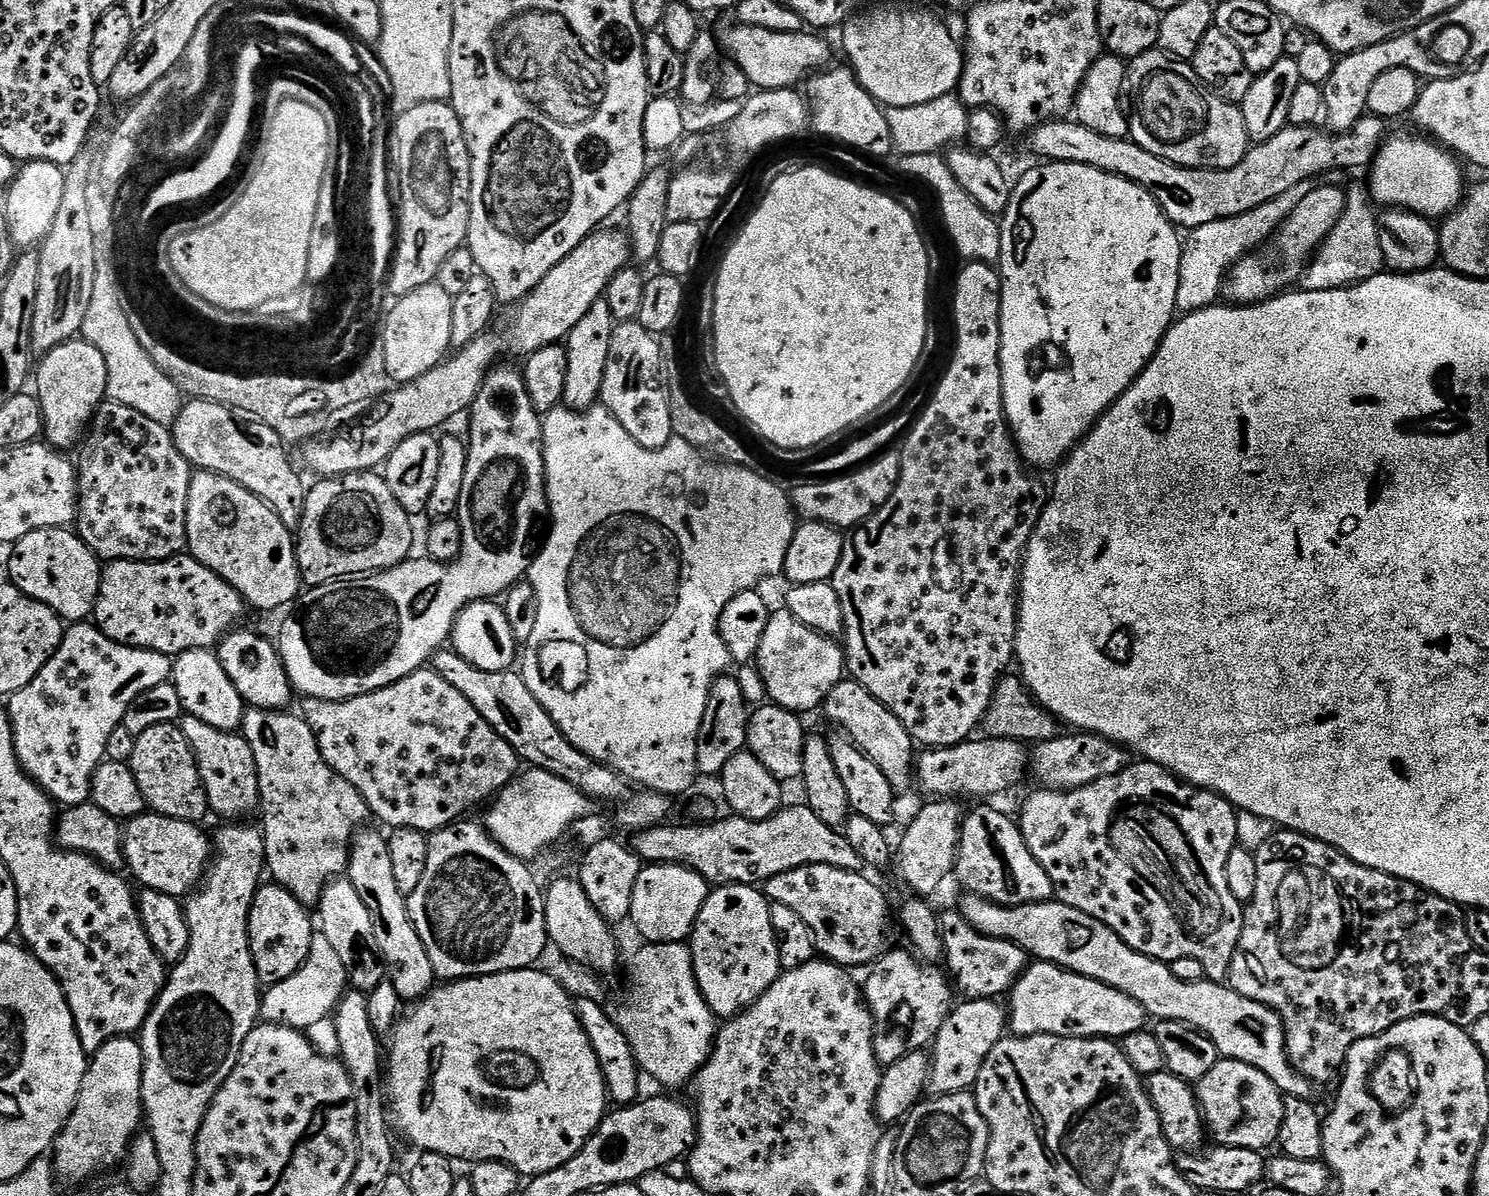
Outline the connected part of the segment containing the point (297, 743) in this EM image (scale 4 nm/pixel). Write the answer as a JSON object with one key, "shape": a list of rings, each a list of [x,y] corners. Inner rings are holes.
{"shape":[[[249,707],[244,713],[242,734],[254,750],[264,787],[262,831],[267,871],[270,876],[272,872],[271,879],[275,883],[289,888],[304,905],[319,905],[324,888],[347,869],[352,837],[370,816],[368,803],[350,781],[332,769],[322,754],[315,730],[303,715],[295,716],[292,710]]]}

